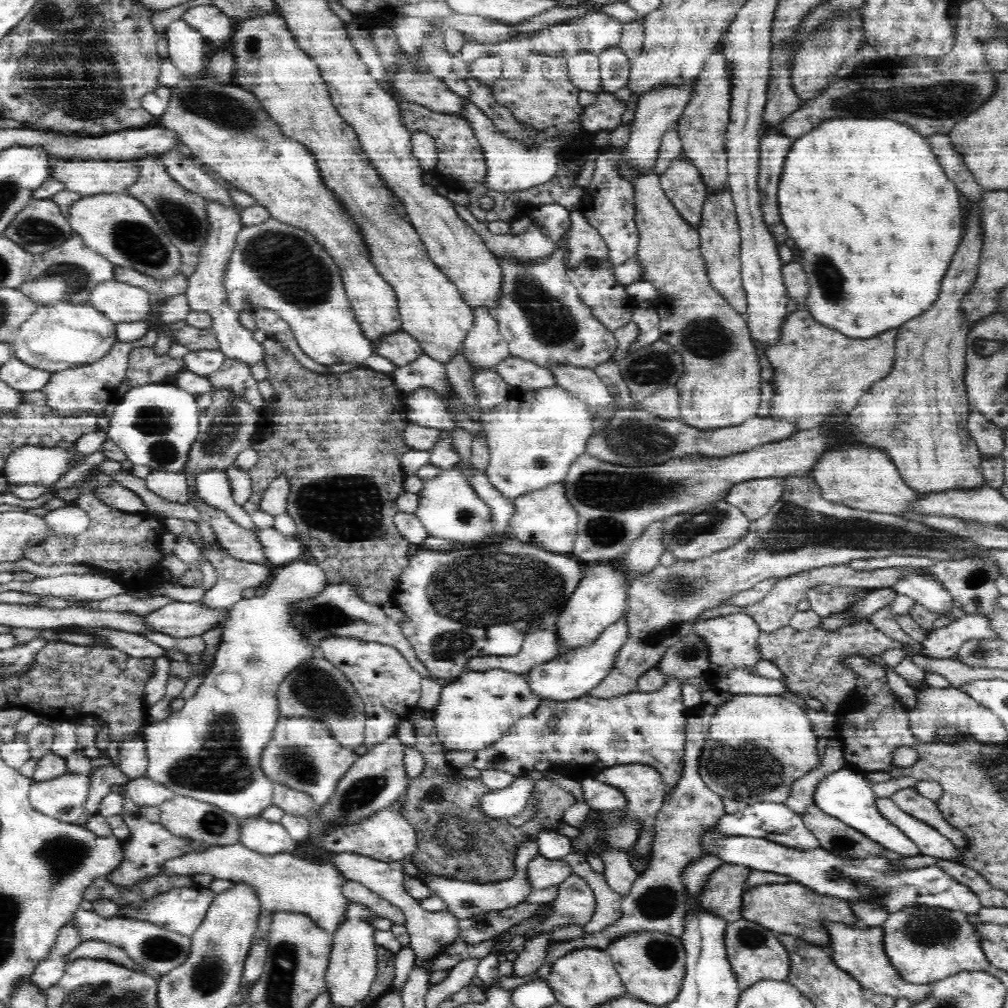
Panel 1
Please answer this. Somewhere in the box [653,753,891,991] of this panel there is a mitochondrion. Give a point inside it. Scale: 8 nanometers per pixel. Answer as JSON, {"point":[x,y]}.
{"point":[840,875]}

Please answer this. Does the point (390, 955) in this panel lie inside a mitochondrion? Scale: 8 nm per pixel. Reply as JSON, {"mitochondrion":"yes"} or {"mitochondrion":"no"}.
{"mitochondrion":"no"}

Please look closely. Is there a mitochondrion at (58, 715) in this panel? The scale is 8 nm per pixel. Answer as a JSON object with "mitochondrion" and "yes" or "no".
{"mitochondrion":"no"}

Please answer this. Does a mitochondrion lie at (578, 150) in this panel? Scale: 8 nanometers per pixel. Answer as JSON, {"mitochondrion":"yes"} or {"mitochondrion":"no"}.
{"mitochondrion":"no"}

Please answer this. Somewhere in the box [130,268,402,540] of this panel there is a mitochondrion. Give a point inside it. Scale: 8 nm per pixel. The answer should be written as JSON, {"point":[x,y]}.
{"point":[154,426]}

